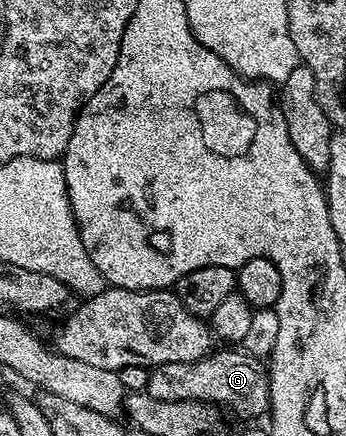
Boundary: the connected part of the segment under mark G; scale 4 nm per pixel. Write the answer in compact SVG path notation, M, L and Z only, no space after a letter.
M241 348L214 349L204 358L194 362L164 362L162 366L152 367L149 371L149 387L147 393L155 400L187 400L188 402L208 402L226 406L234 410L241 418L255 418L269 410L269 375L262 359L257 359L245 353Z

